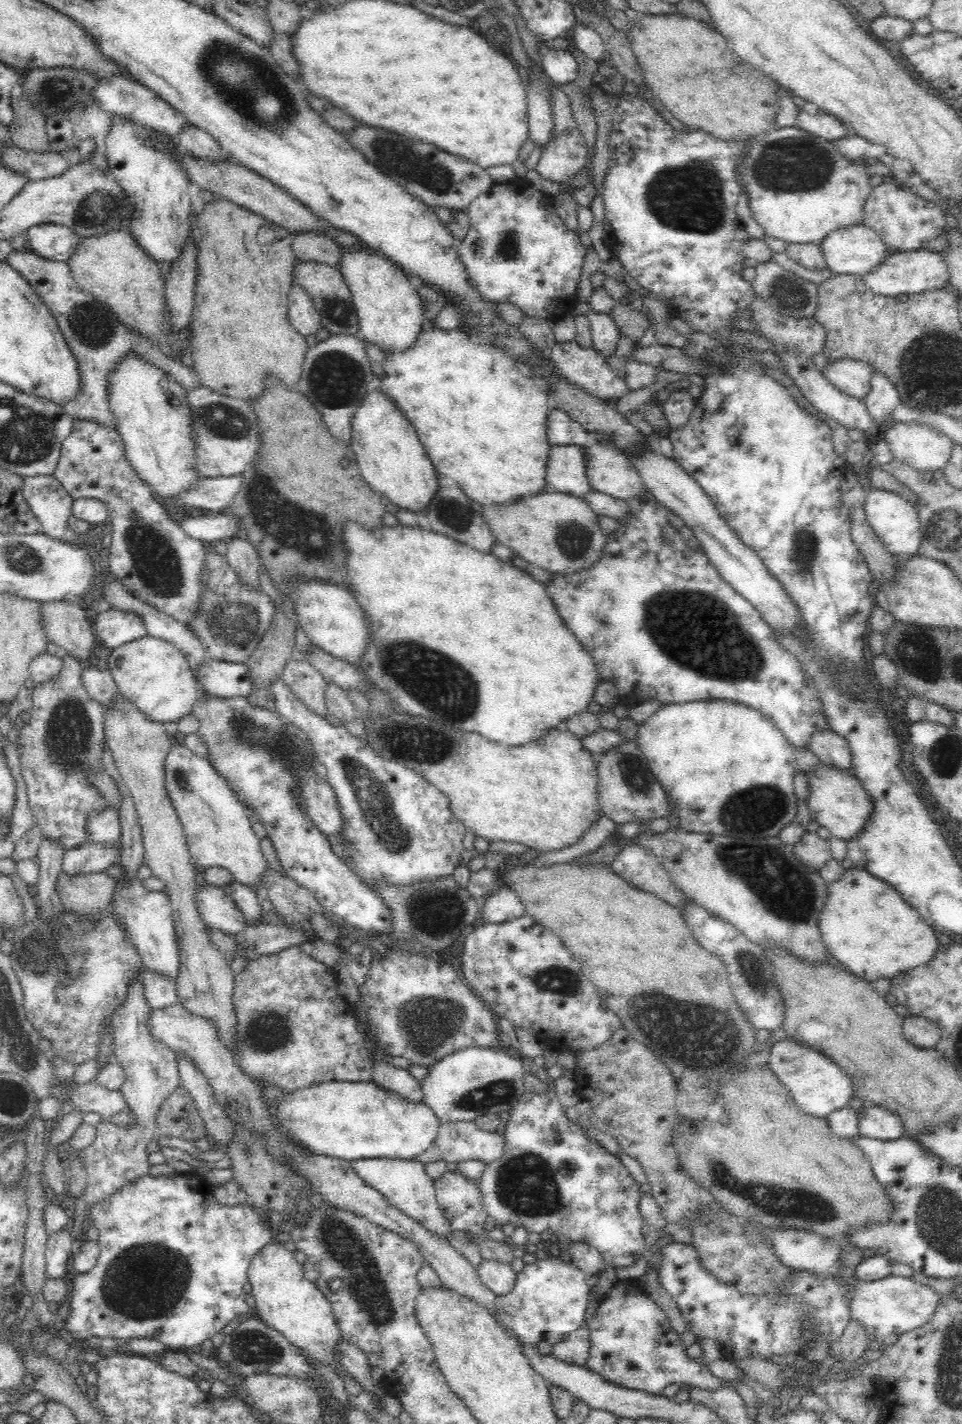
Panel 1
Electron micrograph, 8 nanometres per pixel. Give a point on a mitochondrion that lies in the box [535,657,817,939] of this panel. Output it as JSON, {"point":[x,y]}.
{"point":[744,811]}

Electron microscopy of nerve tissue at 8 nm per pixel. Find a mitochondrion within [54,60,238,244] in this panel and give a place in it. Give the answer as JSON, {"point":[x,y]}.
{"point":[101,206]}

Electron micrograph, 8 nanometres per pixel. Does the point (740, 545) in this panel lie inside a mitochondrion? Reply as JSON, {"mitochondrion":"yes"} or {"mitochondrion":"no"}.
{"mitochondrion":"no"}

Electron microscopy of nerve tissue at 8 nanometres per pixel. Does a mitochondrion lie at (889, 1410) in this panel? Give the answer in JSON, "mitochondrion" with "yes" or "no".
{"mitochondrion":"no"}

